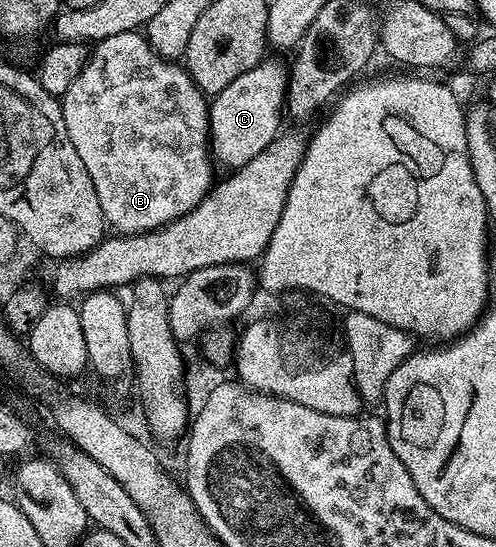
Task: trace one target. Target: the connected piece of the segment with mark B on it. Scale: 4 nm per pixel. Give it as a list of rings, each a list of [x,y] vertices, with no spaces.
[[[131,30],[130,32],[118,32],[118,36],[110,36],[95,43],[91,47],[88,63],[82,68],[82,72],[66,88],[62,96],[60,107],[66,120],[66,132],[78,148],[78,156],[82,156],[82,164],[86,164],[86,172],[90,172],[90,180],[94,180],[94,192],[98,192],[98,204],[102,204],[104,221],[109,227],[112,226],[117,235],[146,234],[150,230],[157,230],[168,222],[173,222],[176,218],[181,218],[186,212],[190,212],[203,199],[208,197],[209,190],[214,185],[212,178],[212,166],[214,159],[210,153],[210,139],[208,136],[208,107],[209,99],[194,84],[194,80],[188,75],[188,71],[183,65],[175,61],[168,61],[161,58],[153,50],[148,39],[143,33]]]

